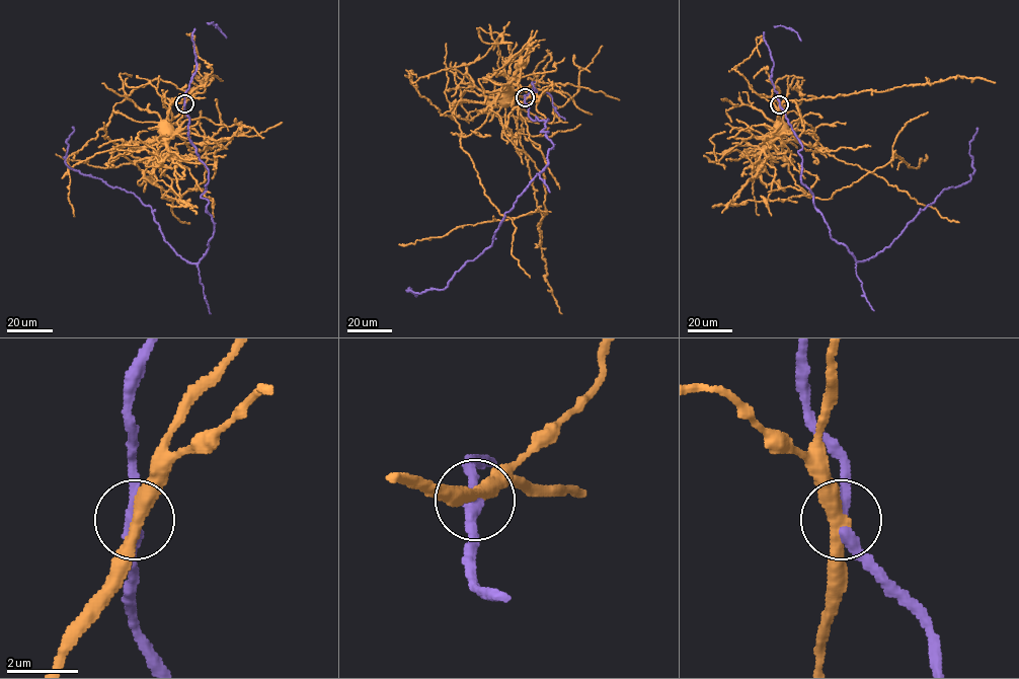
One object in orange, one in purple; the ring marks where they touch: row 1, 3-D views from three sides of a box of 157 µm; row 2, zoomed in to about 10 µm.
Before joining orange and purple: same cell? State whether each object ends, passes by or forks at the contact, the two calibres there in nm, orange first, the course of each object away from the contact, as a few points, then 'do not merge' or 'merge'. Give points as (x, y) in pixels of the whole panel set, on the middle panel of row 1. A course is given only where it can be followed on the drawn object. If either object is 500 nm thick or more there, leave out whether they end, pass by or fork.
orange passes by; purple passes by; calibres 380 and 320 nm; course orange (525, 97), (505, 95), (502, 98); course purple (525, 97), (533, 121), (547, 120), (548, 164), (490, 246), (444, 289), (408, 288), (414, 295); do not merge

